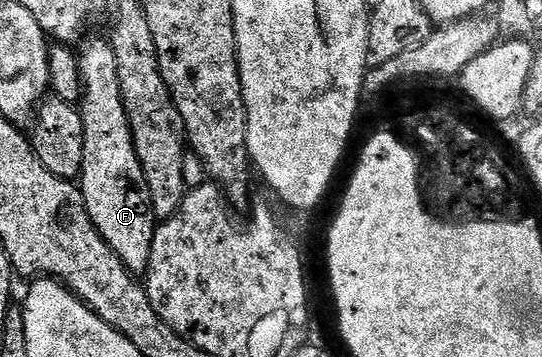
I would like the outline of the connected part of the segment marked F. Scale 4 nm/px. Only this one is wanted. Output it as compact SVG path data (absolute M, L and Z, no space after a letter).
M84 37L77 46L82 86L79 111L85 136L82 168L77 175L77 185L83 193L84 206L97 232L131 275L143 276L147 273L149 256L153 252L153 236L157 225L155 209L121 96L117 56L106 37L91 37Z

